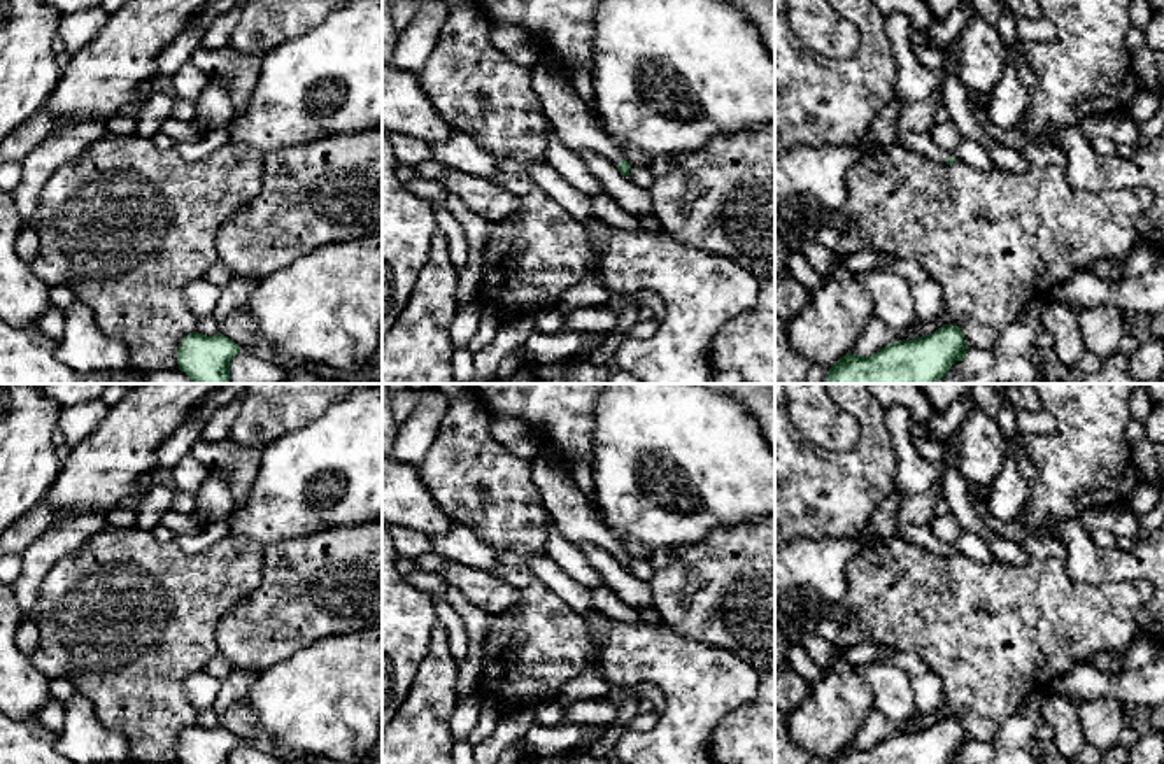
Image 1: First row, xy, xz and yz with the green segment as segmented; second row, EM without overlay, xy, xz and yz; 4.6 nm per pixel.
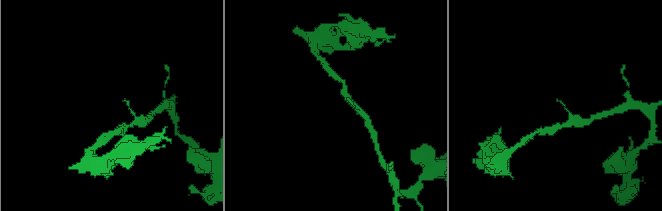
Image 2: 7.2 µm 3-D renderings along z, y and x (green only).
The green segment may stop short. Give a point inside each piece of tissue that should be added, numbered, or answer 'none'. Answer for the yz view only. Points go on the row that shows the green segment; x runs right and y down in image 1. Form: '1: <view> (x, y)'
1: yz (922, 144)

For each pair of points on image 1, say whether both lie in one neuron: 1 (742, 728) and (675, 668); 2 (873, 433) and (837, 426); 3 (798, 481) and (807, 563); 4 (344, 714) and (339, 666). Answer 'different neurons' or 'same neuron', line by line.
1: different neurons
2: different neurons
3: different neurons
4: same neuron

